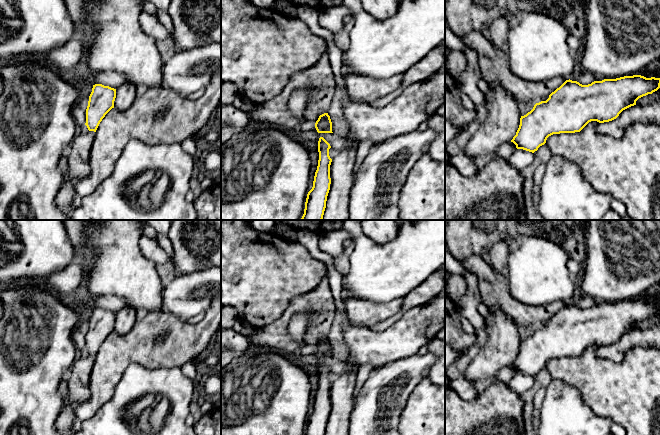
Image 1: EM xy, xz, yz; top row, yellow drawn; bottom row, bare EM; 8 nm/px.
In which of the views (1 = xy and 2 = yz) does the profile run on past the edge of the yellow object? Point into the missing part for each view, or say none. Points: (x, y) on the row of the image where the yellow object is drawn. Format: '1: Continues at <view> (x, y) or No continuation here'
1: No continuation here
2: No continuation here

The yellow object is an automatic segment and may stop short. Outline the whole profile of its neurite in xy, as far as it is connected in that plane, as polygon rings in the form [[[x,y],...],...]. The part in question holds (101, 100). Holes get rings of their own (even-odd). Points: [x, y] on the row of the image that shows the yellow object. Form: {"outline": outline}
{"outline": [[[102,84],[93,85],[86,109],[86,123],[89,131],[96,132],[105,115],[114,108],[116,89]]]}

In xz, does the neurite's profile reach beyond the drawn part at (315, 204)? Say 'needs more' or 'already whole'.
already whole

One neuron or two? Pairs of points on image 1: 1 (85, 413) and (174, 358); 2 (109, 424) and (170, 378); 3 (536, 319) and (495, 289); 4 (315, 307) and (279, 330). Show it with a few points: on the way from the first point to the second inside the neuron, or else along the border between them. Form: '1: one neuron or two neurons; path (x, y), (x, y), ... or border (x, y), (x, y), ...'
1: one neuron; path (102, 387), (102, 382), (128, 356), (148, 356)
2: one neuron; path (117, 407), (143, 381), (153, 381)
3: one neuron; path (526, 315), (517, 311), (505, 299)
4: one neuron; path (305, 306), (297, 306), (284, 320)

